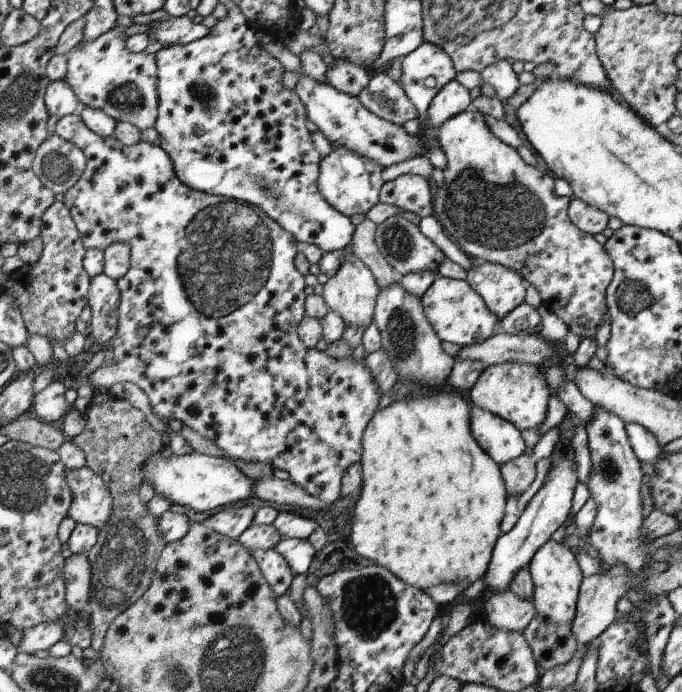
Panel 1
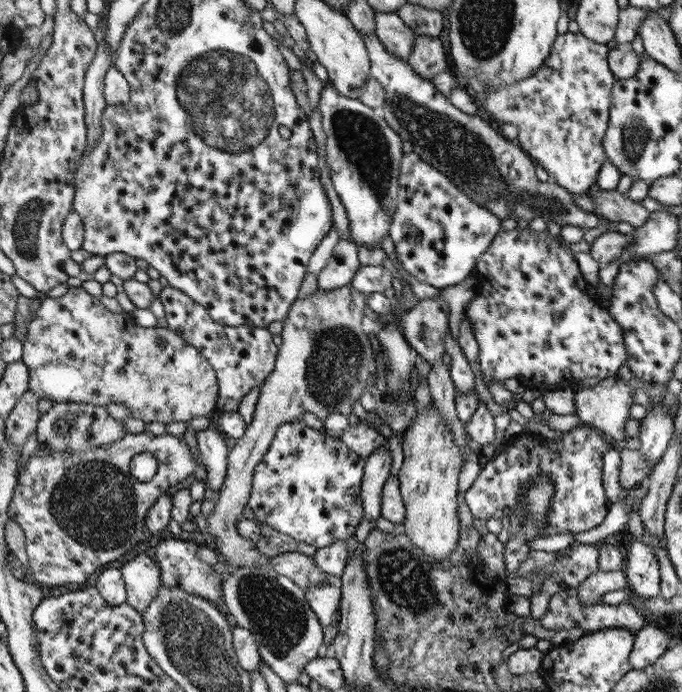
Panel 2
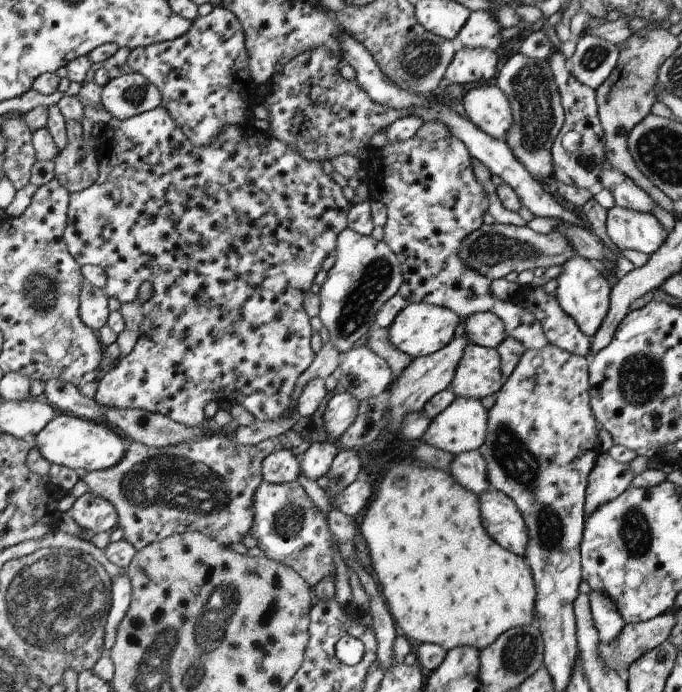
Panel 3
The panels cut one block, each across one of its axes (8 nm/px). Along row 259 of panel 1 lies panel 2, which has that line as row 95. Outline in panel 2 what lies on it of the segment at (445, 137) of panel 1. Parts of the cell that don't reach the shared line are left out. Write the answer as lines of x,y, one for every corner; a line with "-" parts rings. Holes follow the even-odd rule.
568,31
558,35
546,60
524,79
514,81
513,86
484,87
477,90
480,110
496,125
514,124
518,128
518,146
536,165
548,172
555,186
563,186
574,195
586,194
595,188
598,172
607,161
603,150
603,138
609,125
612,87
615,76
610,70
607,56
610,48
598,44
582,33

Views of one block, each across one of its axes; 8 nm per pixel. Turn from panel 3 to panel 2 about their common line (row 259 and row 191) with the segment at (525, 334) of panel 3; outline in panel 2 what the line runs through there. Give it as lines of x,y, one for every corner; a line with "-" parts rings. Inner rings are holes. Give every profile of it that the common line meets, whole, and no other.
413,151
402,156
398,186
398,203
392,215
389,235
394,242
394,250
402,268
416,280
439,289
460,284
474,271
478,258
481,258
492,239
499,233
501,220
490,210
470,200
446,174
436,170
432,164
419,158

